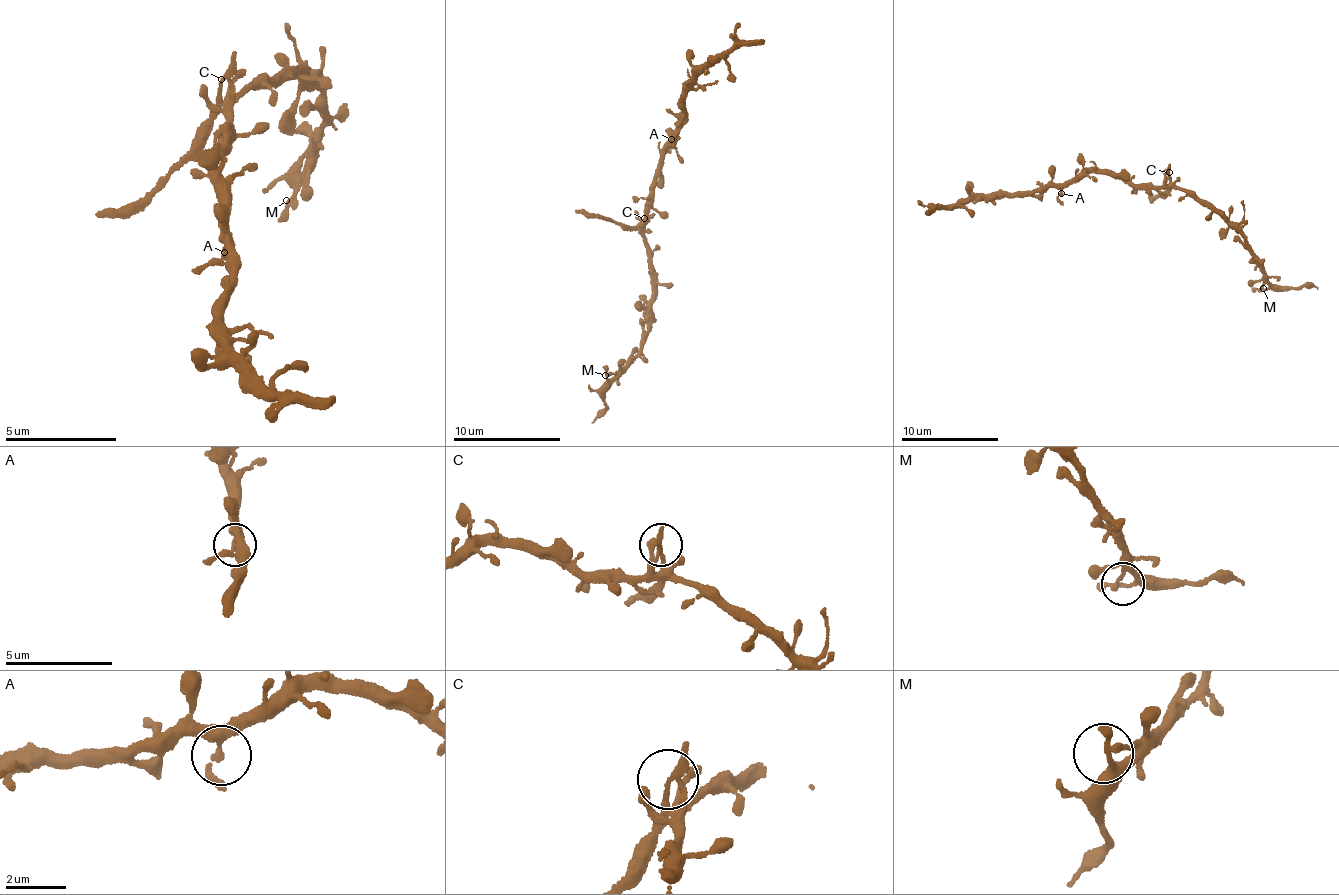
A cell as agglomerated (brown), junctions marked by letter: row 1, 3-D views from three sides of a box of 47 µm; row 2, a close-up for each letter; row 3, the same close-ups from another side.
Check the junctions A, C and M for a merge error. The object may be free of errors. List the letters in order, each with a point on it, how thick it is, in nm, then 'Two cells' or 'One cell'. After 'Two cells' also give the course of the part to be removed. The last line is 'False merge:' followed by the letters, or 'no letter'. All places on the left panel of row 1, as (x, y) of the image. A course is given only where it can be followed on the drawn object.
A: Place: (224, 252). Thickness 240 nm. One cell
C: Place: (221, 79). Thickness 160 nm. Two cells. Course of the part to remove: (219, 78), (214, 130), (144, 196), (97, 217)
M: Place: (286, 200). Thickness 160 nm. One cell
False merge: C

